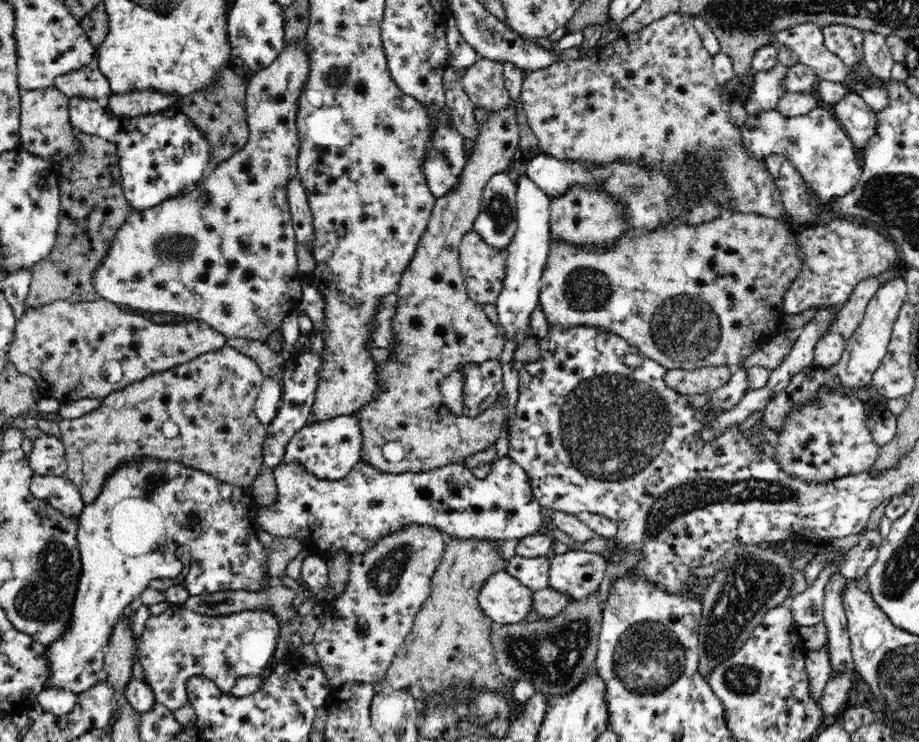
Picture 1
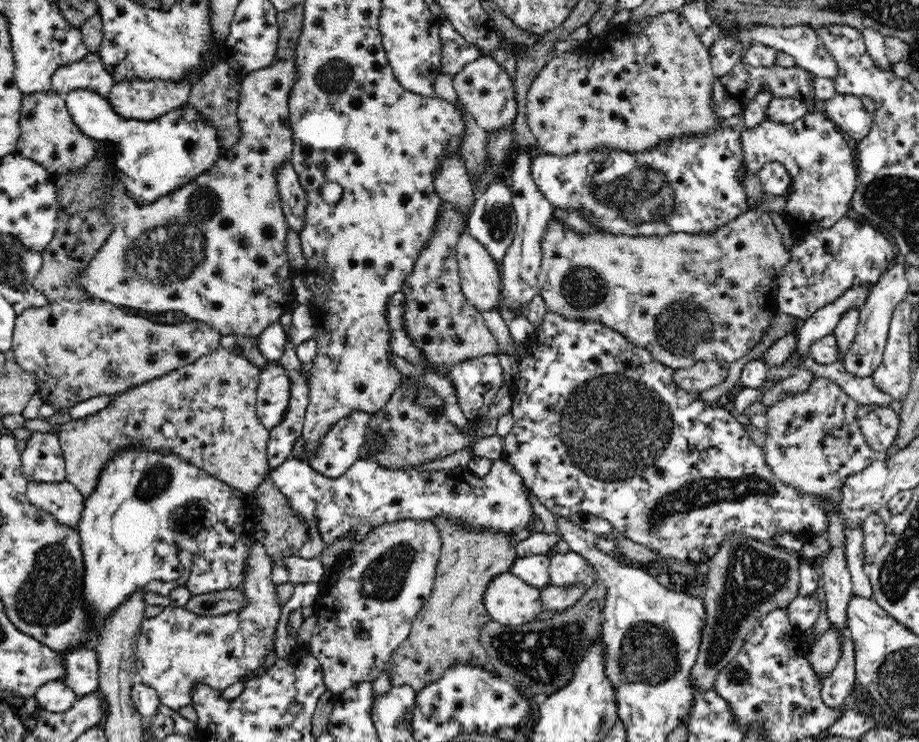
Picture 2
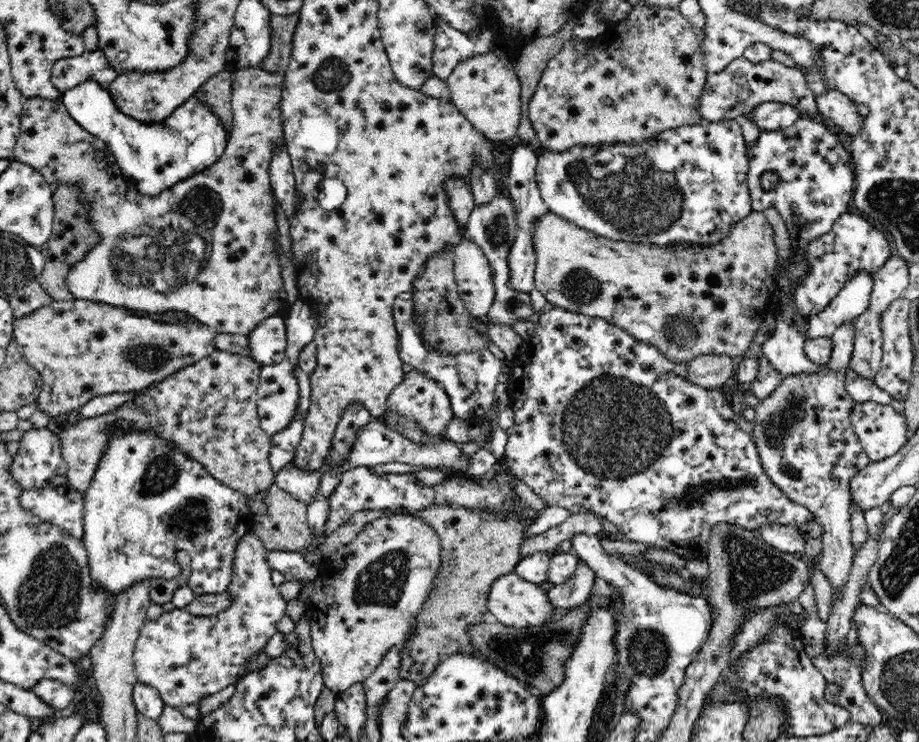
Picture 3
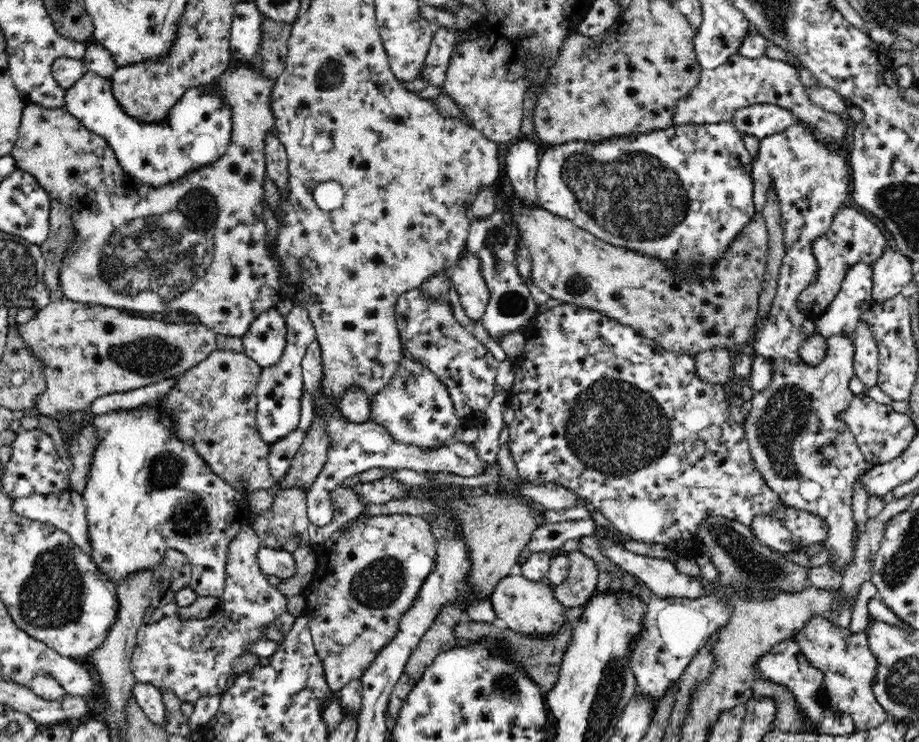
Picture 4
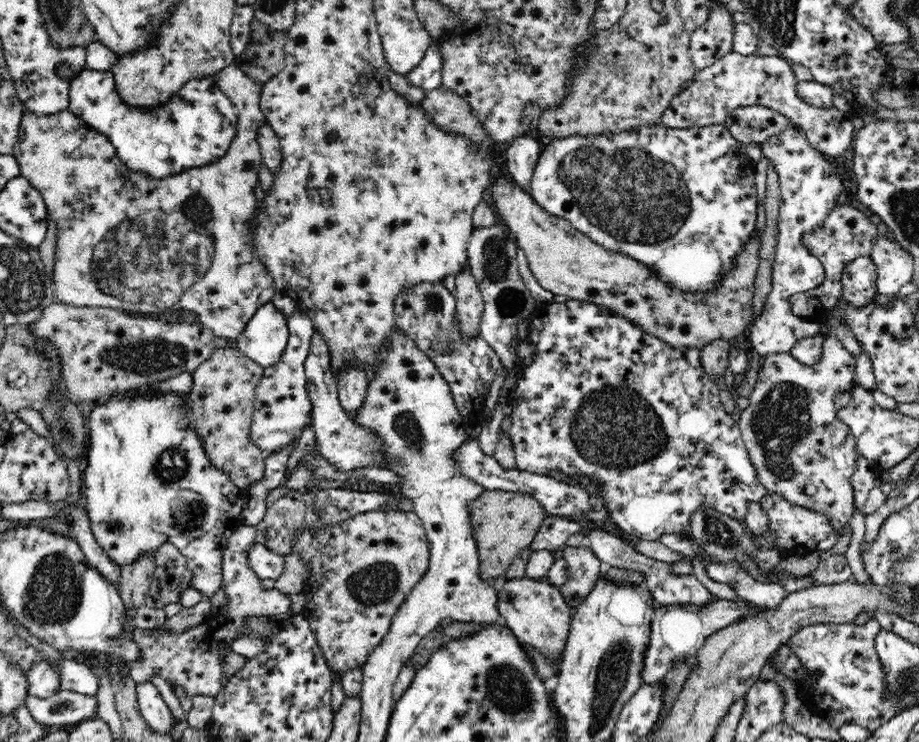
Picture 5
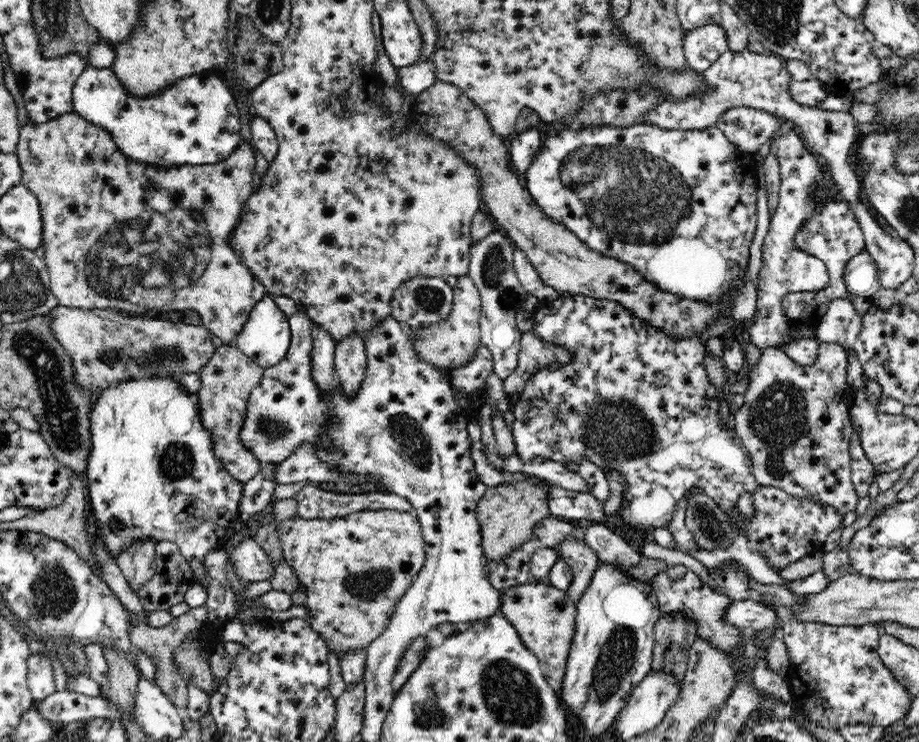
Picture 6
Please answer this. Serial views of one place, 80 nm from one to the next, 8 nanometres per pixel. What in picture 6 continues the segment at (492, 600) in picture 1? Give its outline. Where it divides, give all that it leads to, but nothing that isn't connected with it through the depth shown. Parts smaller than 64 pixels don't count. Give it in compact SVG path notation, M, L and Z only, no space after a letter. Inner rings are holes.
M536 580L536 583L518 585L502 592L501 611L516 628L527 650L539 659L548 680L561 687L566 678L566 665L575 631L575 602L568 598L565 591Z

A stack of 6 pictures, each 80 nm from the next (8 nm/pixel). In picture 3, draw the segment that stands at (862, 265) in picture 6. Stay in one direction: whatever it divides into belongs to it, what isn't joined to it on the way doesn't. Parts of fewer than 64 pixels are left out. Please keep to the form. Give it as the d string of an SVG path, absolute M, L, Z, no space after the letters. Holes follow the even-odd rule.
M865 270L854 274L822 313L807 319L807 338L831 337L844 323L854 322L868 310L872 288L873 277Z

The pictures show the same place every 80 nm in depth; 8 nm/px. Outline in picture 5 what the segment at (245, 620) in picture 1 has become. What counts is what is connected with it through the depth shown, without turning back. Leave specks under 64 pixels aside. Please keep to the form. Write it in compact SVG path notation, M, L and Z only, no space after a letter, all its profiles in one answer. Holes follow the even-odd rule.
M244 524L230 535L223 550L223 588L228 602L222 614L216 614L206 623L197 624L181 633L164 631L163 626L153 629L134 628L134 643L138 644L140 651L145 654L142 661L127 664L128 674L133 676L137 684L149 682L154 676L160 676L170 685L178 685L190 697L194 695L216 697L225 686L223 653L231 651L231 643L235 638L248 636L245 630L250 628L244 620L248 616L267 616L271 619L277 614L290 612L289 595L276 588L264 589L261 580L247 568L245 548L251 543L256 543L256 527Z

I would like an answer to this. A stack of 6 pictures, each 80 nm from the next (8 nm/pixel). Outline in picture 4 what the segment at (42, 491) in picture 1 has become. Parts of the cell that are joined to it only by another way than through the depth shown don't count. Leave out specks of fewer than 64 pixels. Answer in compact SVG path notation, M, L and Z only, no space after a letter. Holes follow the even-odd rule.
M71 486L62 492L32 494L14 499L12 511L30 520L48 523L67 532L72 540L91 556L86 501L83 493L79 493Z

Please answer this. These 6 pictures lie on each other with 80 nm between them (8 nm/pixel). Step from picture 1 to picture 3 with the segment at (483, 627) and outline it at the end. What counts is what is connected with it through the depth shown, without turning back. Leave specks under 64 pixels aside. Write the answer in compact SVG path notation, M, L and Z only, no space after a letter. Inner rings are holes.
M435 503L424 510L419 509L415 515L423 518L436 531L441 540L441 564L436 571L436 586L431 589L428 600L423 604L422 610L416 616L417 634L412 641L406 641L407 646L402 657L400 680L410 680L416 687L434 672L442 658L454 655L456 652L478 654L471 644L466 628L482 623L487 612L487 600L493 582L514 572L515 566L520 562L521 544L525 540L522 518L517 515L516 509L507 511L494 511L492 507L462 507L457 503Z

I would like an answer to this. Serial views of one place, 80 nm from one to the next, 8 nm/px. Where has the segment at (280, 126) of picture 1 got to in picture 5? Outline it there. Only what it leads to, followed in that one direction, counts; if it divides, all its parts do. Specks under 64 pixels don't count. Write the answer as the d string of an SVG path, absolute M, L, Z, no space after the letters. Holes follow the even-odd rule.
M236 62L226 66L215 74L211 81L216 85L220 94L226 95L237 110L237 134L224 157L217 162L205 166L190 167L189 170L180 171L164 179L146 176L145 172L136 172L126 167L117 155L113 143L98 130L89 127L78 115L73 112L62 111L50 116L35 116L30 110L25 109L21 118L19 137L13 148L13 155L17 158L21 168L21 176L30 182L32 189L38 190L43 203L47 207L47 222L56 229L56 244L53 255L52 283L55 284L58 299L63 305L76 307L98 307L100 309L134 310L134 312L172 312L172 310L192 311L196 313L198 322L209 328L214 336L222 336L229 341L235 341L239 334L246 328L247 322L264 303L272 303L276 289L273 288L270 278L267 278L265 268L259 264L250 249L247 249L247 218L254 214L256 201L256 187L259 183L258 173L261 169L263 158L260 145L256 139L256 132L262 124L267 124L259 108L259 92L262 83L254 81L251 76L240 70Z

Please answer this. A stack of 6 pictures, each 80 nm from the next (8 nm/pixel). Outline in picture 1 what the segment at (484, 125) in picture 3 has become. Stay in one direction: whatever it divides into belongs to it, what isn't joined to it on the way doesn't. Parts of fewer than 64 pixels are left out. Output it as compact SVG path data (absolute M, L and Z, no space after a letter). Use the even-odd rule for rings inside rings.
M486 58L463 70L459 84L472 107L485 108L486 118L509 108L512 99L504 87L502 64Z

